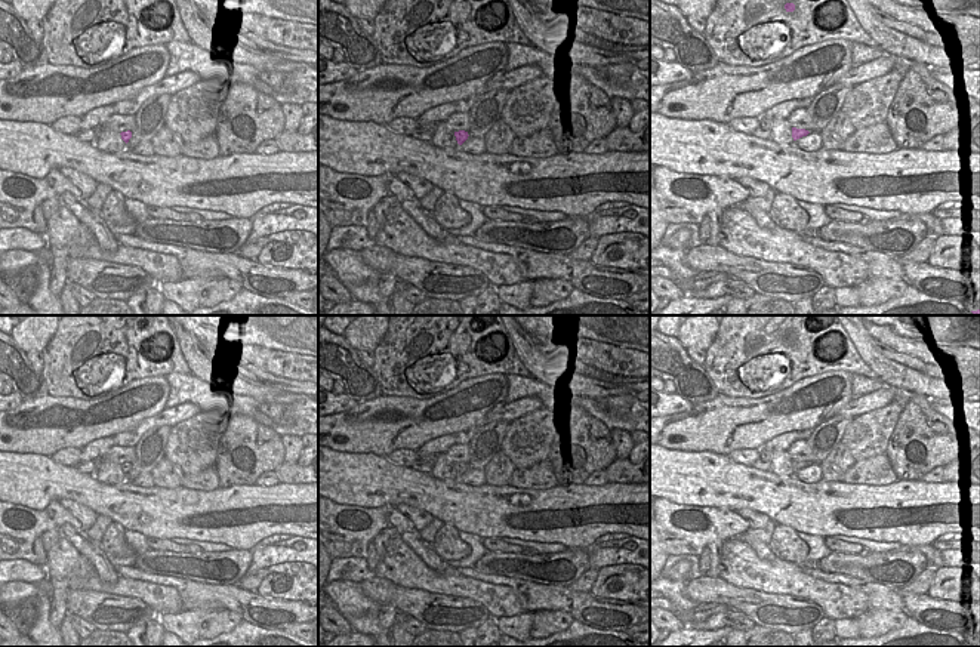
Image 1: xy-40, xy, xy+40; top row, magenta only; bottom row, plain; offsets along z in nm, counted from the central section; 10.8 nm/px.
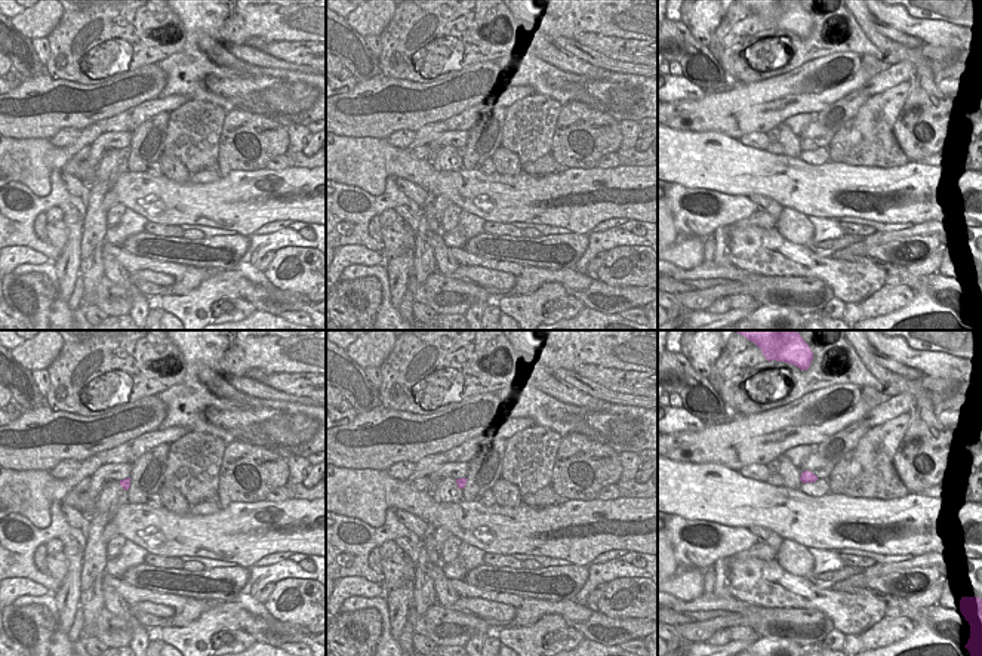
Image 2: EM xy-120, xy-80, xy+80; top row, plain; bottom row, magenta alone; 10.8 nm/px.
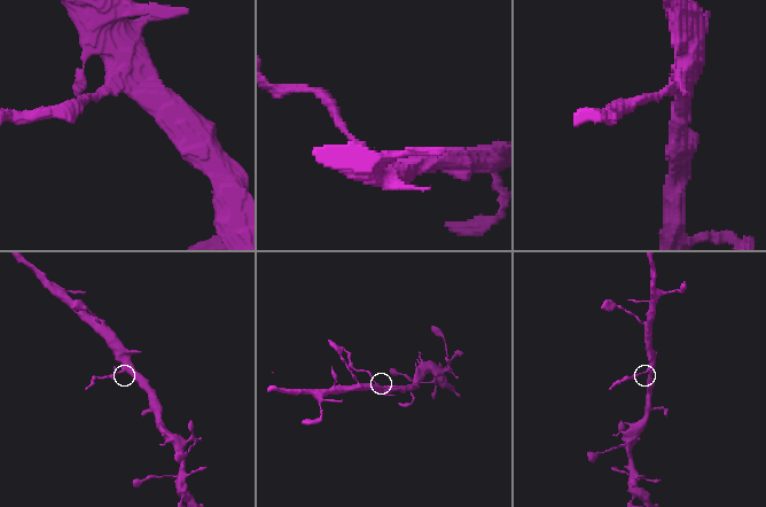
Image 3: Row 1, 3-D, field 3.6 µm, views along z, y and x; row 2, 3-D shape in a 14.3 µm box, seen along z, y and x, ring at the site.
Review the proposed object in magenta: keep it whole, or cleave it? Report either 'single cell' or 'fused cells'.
fused cells

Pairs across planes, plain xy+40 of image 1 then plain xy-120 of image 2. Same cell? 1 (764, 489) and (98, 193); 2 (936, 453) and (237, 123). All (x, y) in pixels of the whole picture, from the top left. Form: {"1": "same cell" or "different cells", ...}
{"1": "different cells", "2": "same cell"}

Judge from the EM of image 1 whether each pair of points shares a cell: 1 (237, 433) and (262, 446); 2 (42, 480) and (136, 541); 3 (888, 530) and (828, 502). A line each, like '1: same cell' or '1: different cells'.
1: same cell
2: different cells
3: same cell

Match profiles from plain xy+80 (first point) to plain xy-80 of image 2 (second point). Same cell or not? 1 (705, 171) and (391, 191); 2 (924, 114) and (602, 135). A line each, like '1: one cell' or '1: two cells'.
1: two cells
2: one cell

